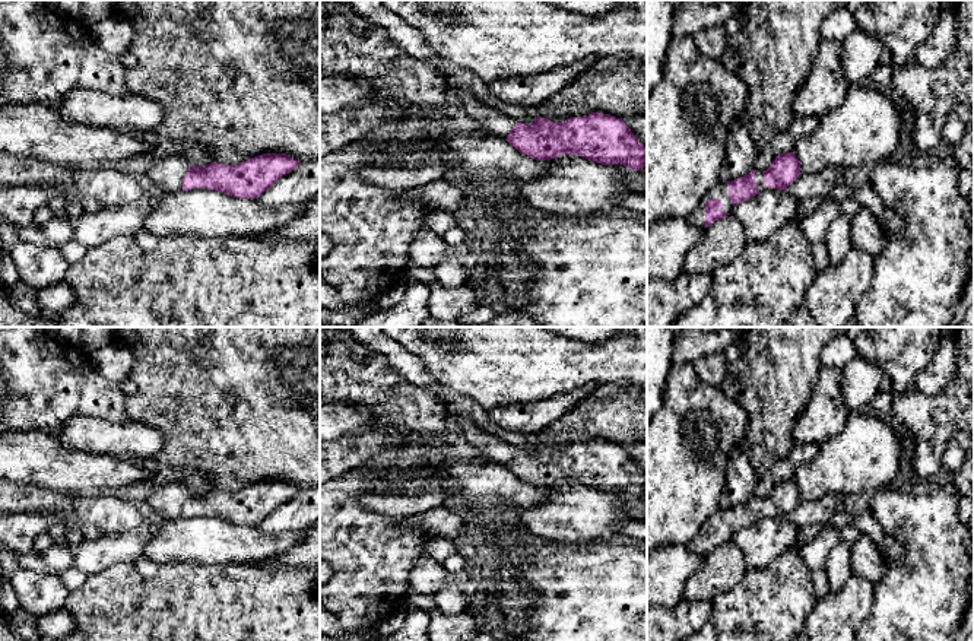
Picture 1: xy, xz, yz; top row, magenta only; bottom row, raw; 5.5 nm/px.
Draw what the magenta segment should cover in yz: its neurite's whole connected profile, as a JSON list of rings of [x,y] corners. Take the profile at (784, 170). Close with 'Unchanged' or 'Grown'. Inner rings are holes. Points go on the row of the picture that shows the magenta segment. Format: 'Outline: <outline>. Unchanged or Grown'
Outline: [[[794,152],[778,153],[764,172],[752,169],[733,181],[717,183],[688,220],[697,228],[708,228],[716,220],[730,215],[739,203],[759,194],[765,187],[787,190],[800,174]]]. Grown

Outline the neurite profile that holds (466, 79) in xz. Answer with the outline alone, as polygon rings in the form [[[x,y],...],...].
[[[348,0],[352,7],[367,18],[375,26],[381,26],[387,31],[390,39],[407,55],[425,61],[431,67],[437,69],[450,85],[463,88],[473,93],[482,104],[495,110],[496,112],[513,118],[515,123],[533,124],[534,115],[518,105],[510,105],[499,99],[489,83],[478,77],[470,70],[457,67],[448,60],[440,58],[434,54],[421,32],[410,26],[399,15],[393,13],[384,6],[381,0]]]

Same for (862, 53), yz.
[[[859,28],[843,42],[841,66],[850,85],[869,83],[872,72],[883,57],[878,38]]]

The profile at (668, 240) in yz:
[[[659,219],[647,226],[647,279],[670,282],[683,272],[685,256],[702,229],[688,219]]]

